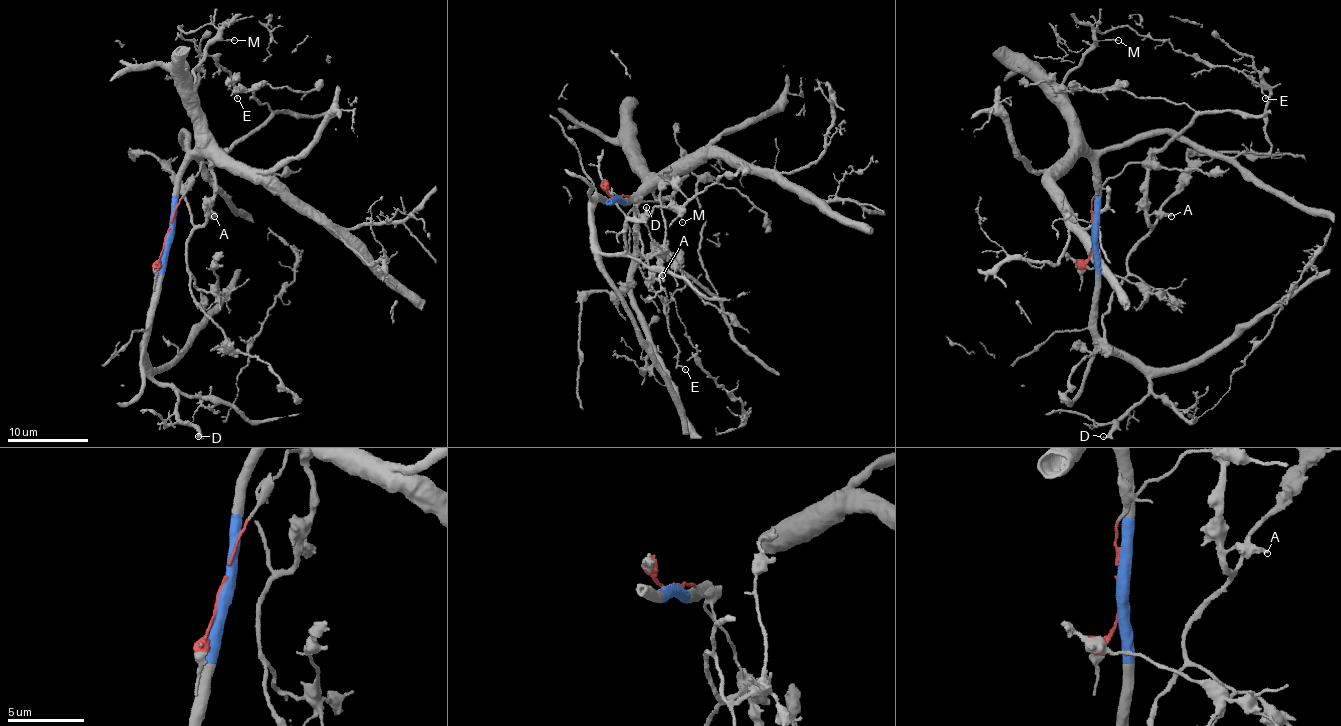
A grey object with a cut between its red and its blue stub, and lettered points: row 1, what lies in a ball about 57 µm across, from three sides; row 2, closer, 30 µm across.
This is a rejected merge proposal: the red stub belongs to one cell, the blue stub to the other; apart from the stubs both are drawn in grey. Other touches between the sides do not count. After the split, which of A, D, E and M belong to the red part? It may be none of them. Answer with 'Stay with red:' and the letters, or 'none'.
Stay with red: A

